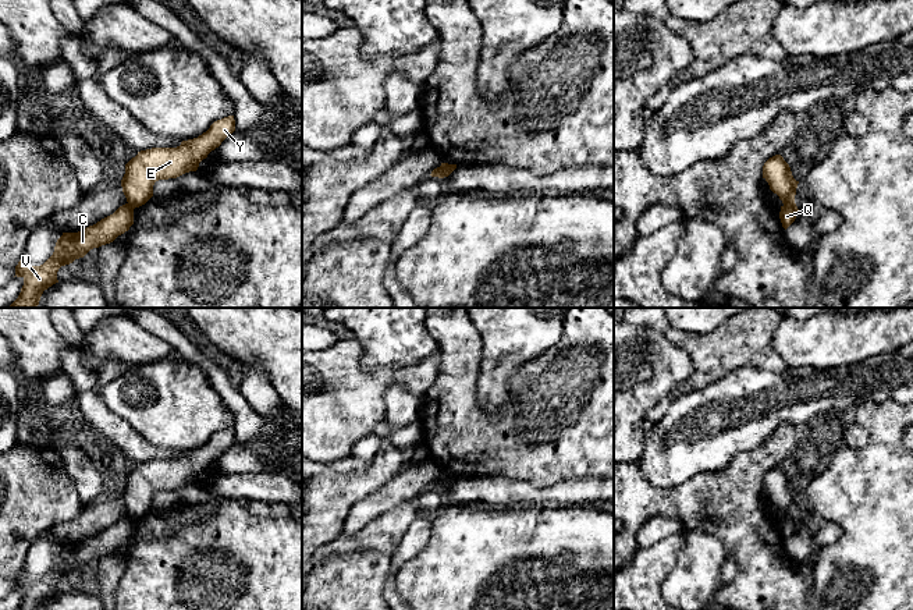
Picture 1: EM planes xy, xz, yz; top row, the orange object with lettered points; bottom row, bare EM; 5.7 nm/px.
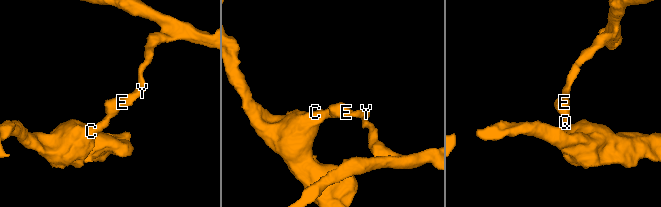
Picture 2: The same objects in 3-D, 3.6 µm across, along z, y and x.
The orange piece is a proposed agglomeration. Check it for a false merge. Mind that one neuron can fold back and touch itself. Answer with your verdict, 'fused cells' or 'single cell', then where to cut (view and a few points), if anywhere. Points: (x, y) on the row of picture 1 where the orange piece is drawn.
fused cells; cut in yz along (794, 201), (784, 205)

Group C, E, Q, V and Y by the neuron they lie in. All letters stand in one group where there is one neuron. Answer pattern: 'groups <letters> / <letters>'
groups C Q V / E Y

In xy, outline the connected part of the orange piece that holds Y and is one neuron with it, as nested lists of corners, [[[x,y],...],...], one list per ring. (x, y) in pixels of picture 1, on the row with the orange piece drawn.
[[[228,116],[214,121],[198,138],[182,141],[177,148],[152,148],[138,152],[125,164],[125,174],[121,180],[128,205],[134,209],[145,205],[153,196],[153,185],[159,180],[177,178],[196,171],[199,163],[234,131],[234,116]]]

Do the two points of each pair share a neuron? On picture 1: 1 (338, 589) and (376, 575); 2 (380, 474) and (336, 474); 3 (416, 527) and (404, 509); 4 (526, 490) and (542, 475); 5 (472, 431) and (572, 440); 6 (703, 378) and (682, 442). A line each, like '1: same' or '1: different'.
1: same
2: same
3: different
4: different
5: same
6: different

